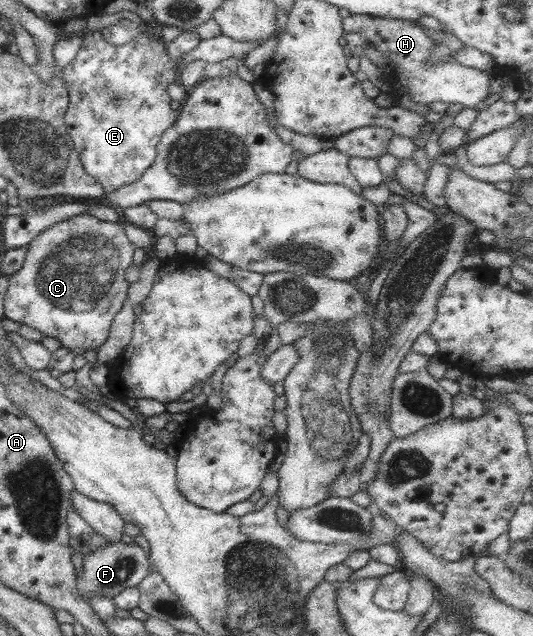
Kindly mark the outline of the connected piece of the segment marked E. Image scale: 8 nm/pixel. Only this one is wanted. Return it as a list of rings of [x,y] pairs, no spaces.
[[[144,22],[139,28],[142,34],[124,46],[112,46],[105,42],[102,36],[103,29],[95,31],[86,30],[85,33],[88,34],[82,38],[82,46],[78,51],[77,57],[71,64],[61,69],[63,81],[65,81],[65,87],[67,87],[67,94],[69,95],[69,107],[64,117],[64,124],[73,140],[73,146],[77,148],[77,152],[79,152],[79,156],[81,156],[83,168],[85,168],[89,176],[93,176],[93,178],[103,186],[104,192],[115,192],[117,188],[121,188],[125,186],[125,184],[133,184],[133,181],[139,180],[149,166],[153,164],[153,160],[155,160],[157,156],[157,144],[159,144],[161,136],[163,136],[163,133],[165,133],[180,116],[179,110],[175,111],[171,108],[172,99],[167,92],[169,84],[179,82],[178,65],[177,62],[167,57],[168,51],[165,42],[151,32],[150,26],[151,25],[145,24]]]

